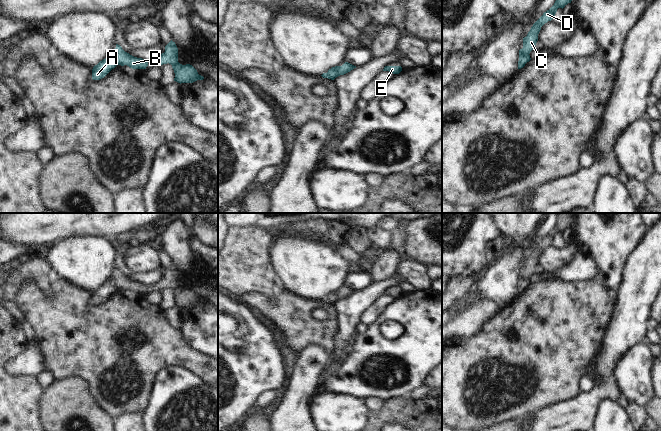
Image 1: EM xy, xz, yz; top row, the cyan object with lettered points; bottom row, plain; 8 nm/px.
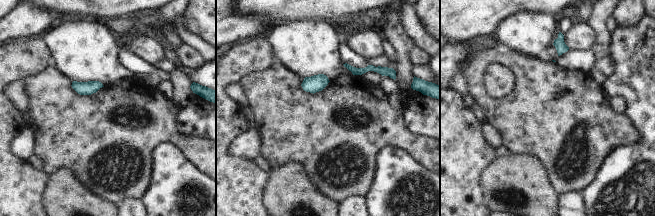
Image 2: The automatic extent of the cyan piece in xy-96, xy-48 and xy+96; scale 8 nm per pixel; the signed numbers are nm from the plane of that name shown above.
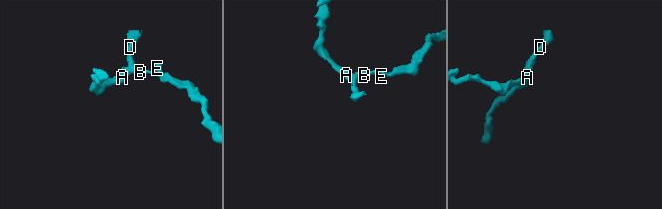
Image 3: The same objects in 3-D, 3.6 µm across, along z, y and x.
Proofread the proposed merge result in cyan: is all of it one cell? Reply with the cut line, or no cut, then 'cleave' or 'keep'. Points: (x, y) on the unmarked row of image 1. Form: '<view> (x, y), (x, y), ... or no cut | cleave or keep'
xy (111, 278), (117, 288) | cleave

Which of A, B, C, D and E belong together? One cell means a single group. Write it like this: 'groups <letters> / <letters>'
groups A / B C D E

